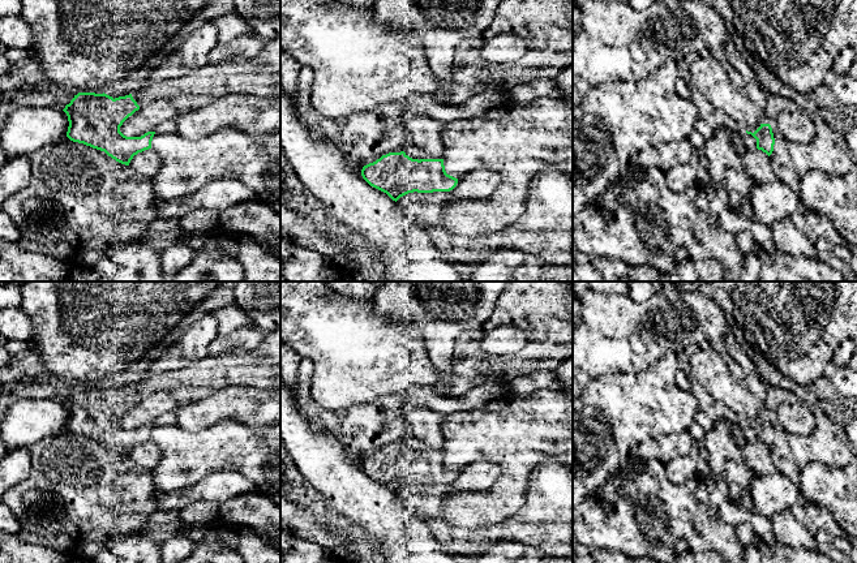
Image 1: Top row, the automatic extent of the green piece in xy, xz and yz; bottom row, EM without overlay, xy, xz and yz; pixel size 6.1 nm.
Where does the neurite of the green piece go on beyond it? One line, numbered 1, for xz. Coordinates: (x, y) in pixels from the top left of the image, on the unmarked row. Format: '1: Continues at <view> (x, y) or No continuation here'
1: No continuation here

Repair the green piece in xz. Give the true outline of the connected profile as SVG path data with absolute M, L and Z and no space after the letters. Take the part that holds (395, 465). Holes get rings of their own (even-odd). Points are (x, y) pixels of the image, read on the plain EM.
M404 443L389 444L364 457L361 468L395 494L413 484L450 484L458 476L446 465L444 451L412 451Z

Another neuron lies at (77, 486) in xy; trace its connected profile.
M65 427L30 446L27 451L31 457L30 476L0 498L17 517L23 534L64 533L76 543L107 542L133 534L157 511L150 472L104 443L73 434Z

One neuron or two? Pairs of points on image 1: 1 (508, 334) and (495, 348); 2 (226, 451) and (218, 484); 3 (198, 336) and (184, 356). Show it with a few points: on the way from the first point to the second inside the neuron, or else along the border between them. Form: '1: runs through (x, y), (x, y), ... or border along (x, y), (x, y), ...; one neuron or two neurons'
1: runs through (504, 338), (497, 344); one neuron
2: border along (251, 480), (238, 472), (214, 471), (195, 484); two neurons
3: runs through (193, 342), (184, 351); one neuron

